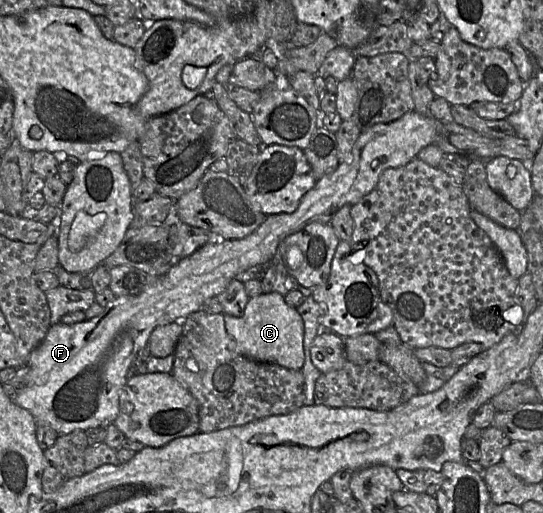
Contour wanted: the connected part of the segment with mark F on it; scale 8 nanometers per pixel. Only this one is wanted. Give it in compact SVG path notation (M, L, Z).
M417 111L404 114L399 119L380 123L361 132L349 158L340 162L331 173L318 178L314 187L301 199L292 213L269 215L250 235L242 239L213 239L190 256L180 260L166 273L152 278L145 290L136 296L119 296L109 303L102 313L90 320L73 325L53 324L44 340L29 355L25 365L29 367L28 383L16 400L27 409L36 423L46 424L58 434L75 430L86 431L98 426L113 424L119 414L119 393L128 380L128 371L136 354L145 346L152 331L161 325L182 322L190 314L202 310L204 302L222 293L230 282L242 272L272 261L278 246L286 237L302 230L311 222L330 223L334 213L344 205L352 205L367 195L377 184L380 175L389 168L403 166L417 157L424 147L435 143L443 123L430 115Z

